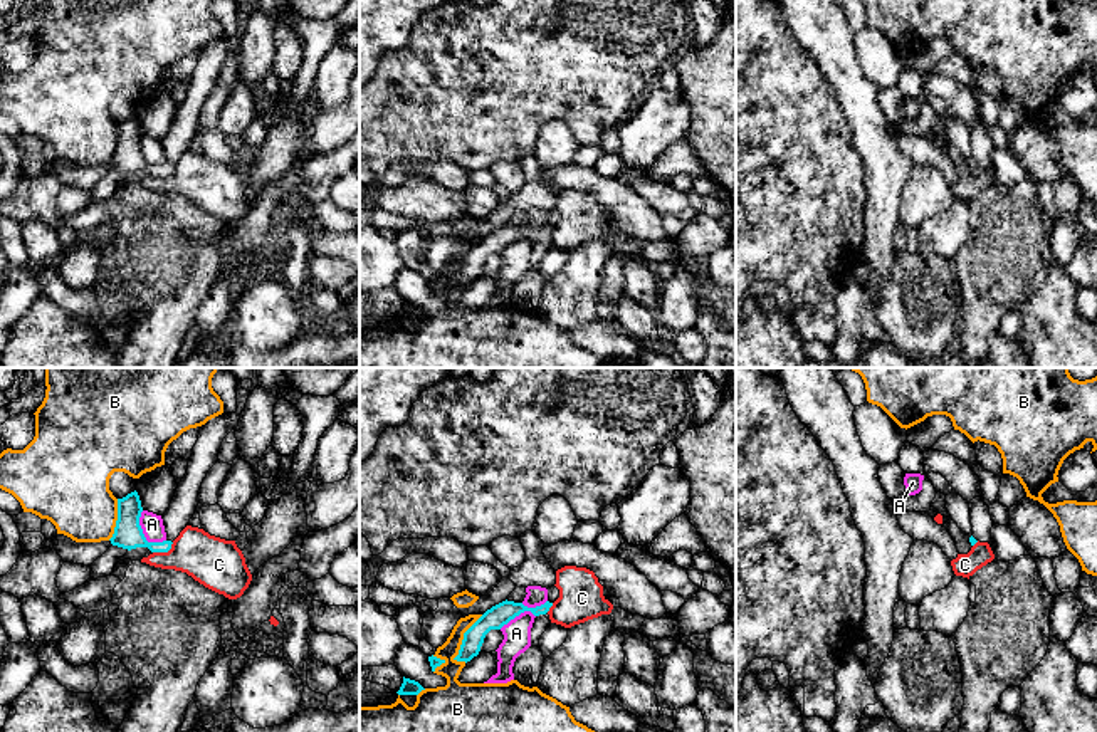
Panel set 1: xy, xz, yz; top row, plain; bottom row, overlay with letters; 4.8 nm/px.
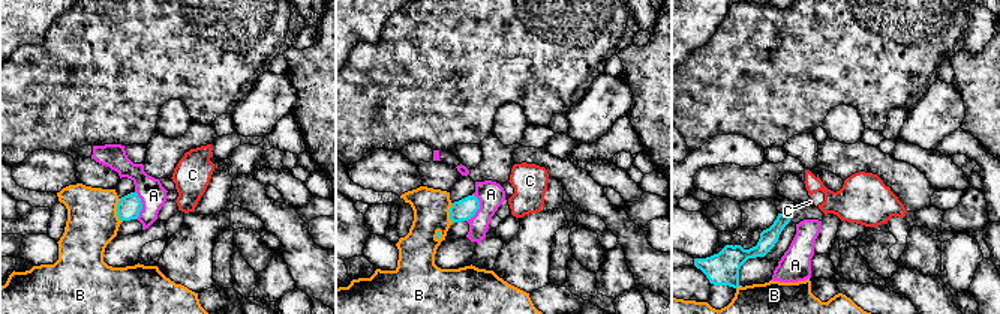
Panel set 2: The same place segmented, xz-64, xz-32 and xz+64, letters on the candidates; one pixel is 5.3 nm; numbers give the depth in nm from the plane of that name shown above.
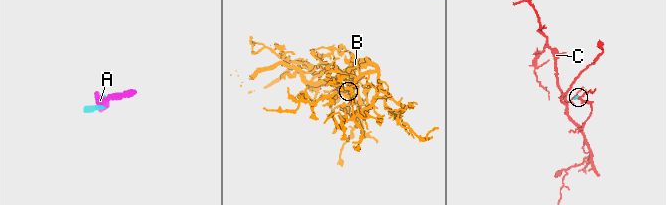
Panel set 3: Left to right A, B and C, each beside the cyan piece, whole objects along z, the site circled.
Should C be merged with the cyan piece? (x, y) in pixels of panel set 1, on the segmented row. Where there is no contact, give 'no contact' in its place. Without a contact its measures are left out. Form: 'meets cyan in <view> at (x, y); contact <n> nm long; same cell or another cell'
meets cyan in xy at (163, 551); contact 120 nm long; another cell

